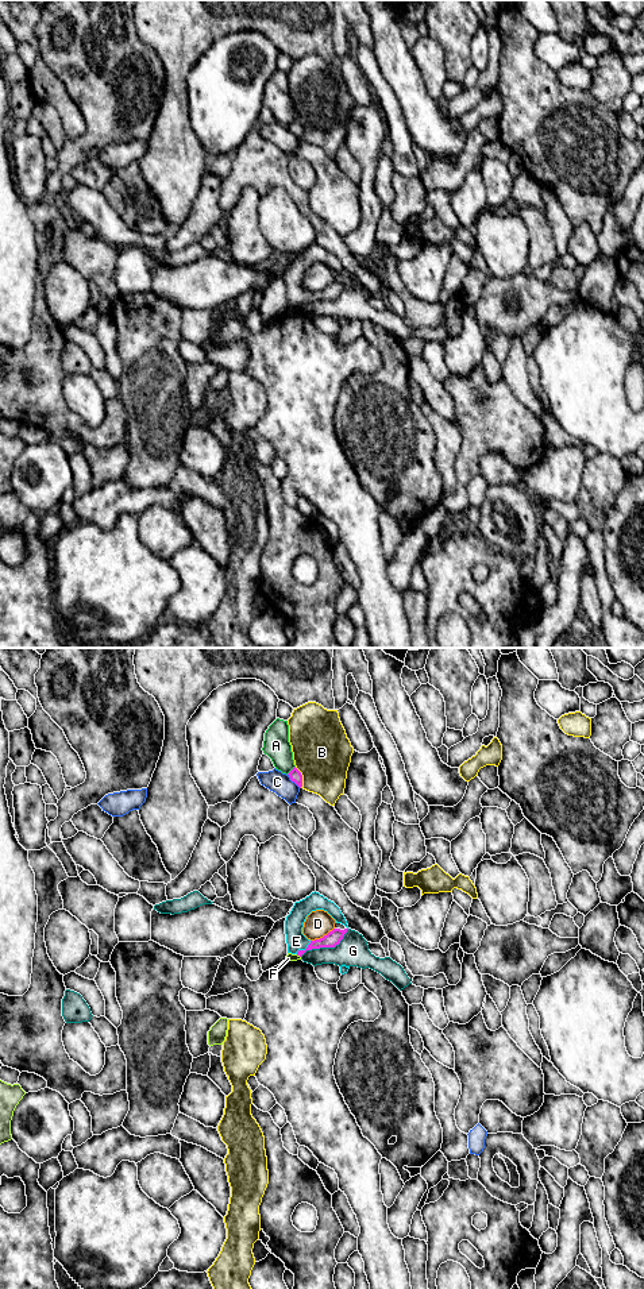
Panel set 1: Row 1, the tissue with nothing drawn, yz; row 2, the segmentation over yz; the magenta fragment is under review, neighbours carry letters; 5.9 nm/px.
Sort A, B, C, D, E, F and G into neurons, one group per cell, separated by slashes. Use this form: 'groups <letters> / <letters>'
groups A / B / C / D / E / F / G

